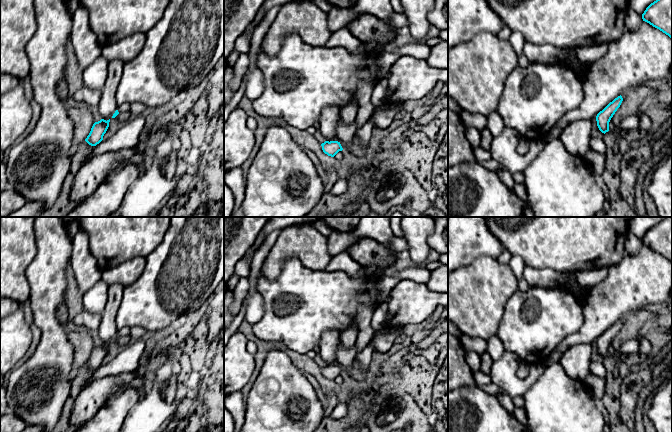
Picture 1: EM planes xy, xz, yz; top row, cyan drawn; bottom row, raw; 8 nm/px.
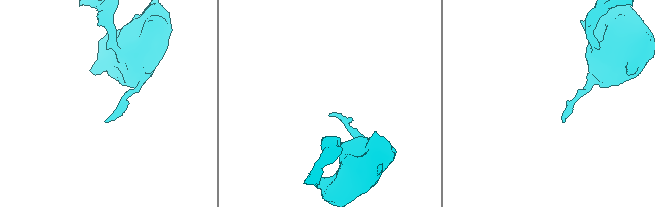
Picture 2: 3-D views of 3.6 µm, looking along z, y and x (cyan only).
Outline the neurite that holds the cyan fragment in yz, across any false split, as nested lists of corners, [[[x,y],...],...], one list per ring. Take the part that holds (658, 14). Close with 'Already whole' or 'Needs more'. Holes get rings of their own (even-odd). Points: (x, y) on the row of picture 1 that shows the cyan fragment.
[[[656,0],[642,14],[643,21],[672,38],[672,0]]]. Already whole

